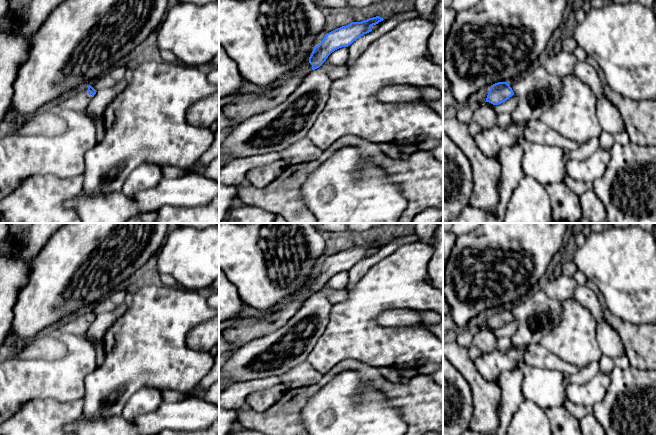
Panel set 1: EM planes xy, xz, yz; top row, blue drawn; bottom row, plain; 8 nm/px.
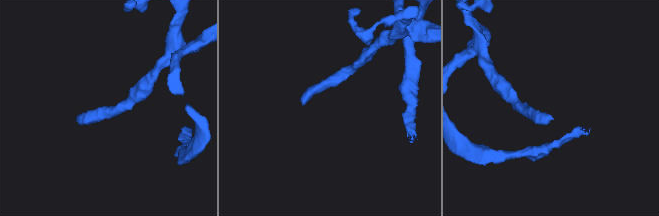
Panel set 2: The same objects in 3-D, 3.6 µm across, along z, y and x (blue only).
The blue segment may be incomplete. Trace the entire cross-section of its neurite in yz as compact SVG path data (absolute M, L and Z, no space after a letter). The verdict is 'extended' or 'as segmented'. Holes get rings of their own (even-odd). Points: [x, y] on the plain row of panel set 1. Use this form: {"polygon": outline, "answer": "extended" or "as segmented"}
{"polygon": "M498 306L491 309L485 326L499 329L509 323L514 316L507 306Z", "answer": "as segmented"}

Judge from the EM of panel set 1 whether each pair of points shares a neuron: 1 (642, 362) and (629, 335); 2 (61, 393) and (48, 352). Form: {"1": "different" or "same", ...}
{"1": "same", "2": "different"}

